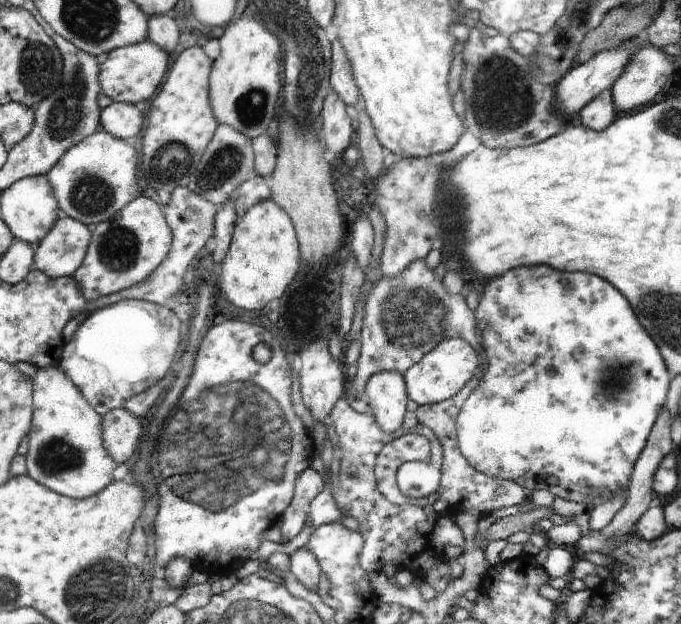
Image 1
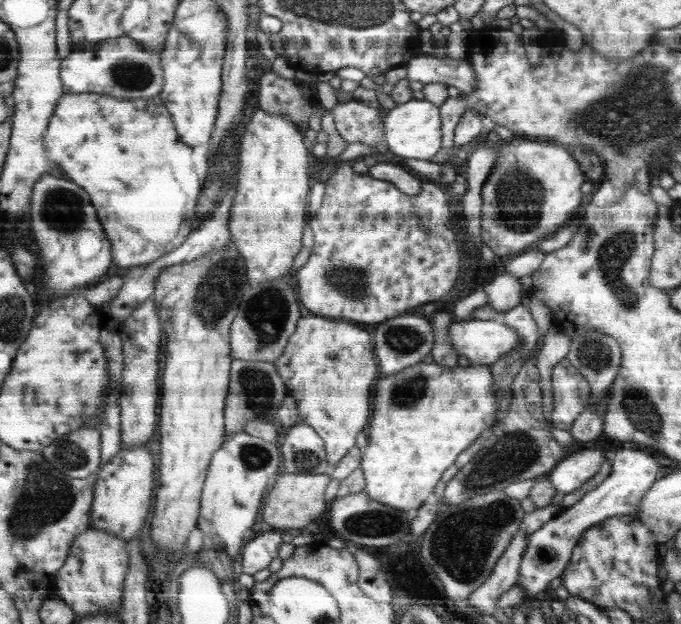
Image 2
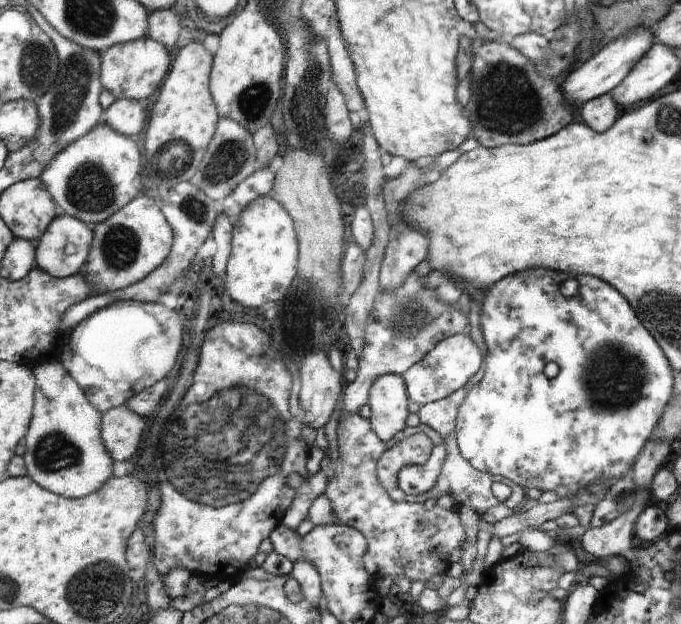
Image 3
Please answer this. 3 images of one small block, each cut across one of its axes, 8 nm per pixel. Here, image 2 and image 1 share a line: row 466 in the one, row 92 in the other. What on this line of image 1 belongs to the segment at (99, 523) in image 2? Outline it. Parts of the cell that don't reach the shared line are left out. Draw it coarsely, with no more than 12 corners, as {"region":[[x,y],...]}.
{"region":[[148,40],[111,50],[98,73],[101,96],[137,105],[168,70]]}

